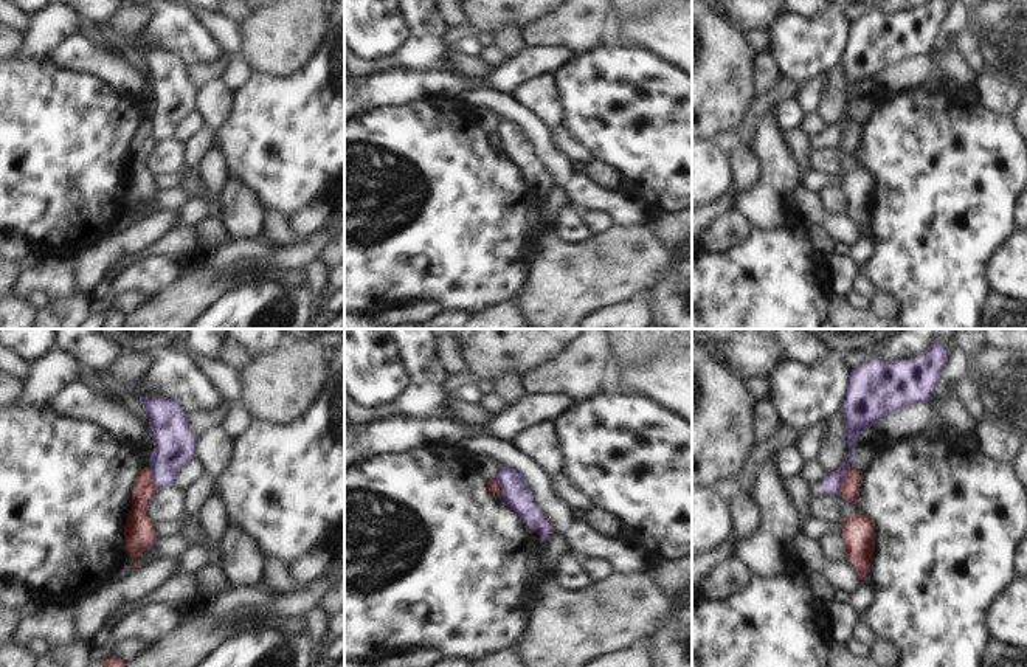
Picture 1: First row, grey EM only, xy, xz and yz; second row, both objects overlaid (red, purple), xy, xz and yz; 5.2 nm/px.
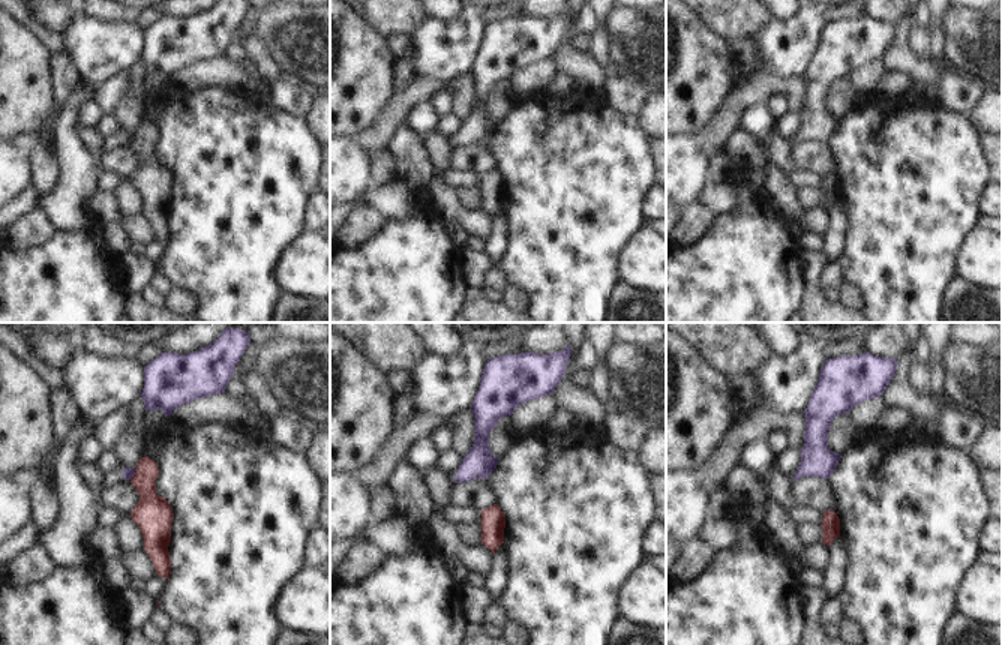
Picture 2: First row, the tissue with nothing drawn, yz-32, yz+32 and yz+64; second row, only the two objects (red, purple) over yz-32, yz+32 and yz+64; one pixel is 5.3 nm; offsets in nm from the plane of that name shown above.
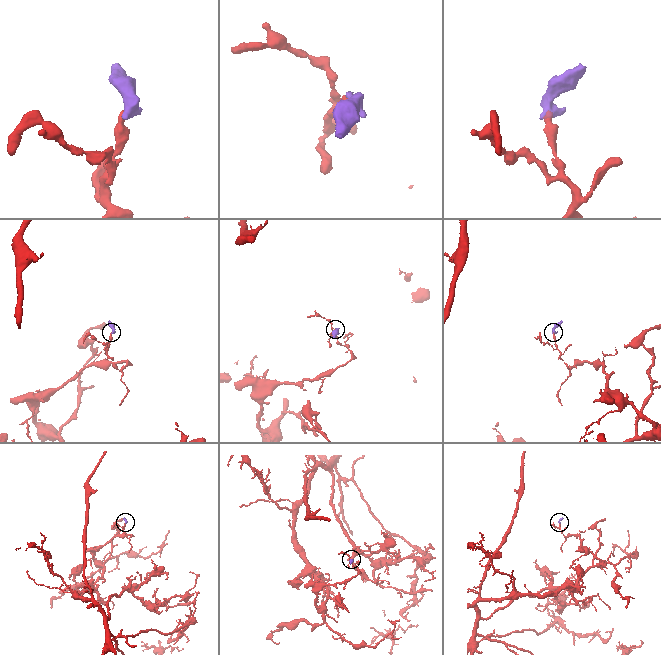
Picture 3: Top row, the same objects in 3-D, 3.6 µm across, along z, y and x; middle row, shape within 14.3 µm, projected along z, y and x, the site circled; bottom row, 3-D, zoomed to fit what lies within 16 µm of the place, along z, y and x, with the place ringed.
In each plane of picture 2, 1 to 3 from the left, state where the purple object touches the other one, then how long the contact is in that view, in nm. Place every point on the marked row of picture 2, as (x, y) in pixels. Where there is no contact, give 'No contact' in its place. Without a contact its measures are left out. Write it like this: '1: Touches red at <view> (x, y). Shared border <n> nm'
1: Touches red at yz-32 (135, 473). Shared border 80 nm
2: No contact
3: No contact

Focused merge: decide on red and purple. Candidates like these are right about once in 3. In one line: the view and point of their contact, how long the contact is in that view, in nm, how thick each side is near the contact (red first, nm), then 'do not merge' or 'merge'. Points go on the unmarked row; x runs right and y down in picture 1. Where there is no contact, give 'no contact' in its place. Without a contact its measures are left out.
contact yz (844, 131); length 170 nm; calibres 100 and 100 nm; do not merge

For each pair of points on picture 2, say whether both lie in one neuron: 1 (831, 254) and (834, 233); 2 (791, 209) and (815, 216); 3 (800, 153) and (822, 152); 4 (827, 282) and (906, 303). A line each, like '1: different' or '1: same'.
1: same
2: same
3: same
4: different

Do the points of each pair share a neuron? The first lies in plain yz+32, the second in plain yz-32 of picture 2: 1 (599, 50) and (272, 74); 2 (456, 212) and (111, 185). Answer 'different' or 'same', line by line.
1: same
2: different

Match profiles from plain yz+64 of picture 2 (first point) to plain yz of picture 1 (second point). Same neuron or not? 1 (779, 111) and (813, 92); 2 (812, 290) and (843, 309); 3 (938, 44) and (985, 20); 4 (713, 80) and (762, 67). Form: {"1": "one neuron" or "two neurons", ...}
{"1": "one neuron", "2": "one neuron", "3": "two neurons", "4": "two neurons"}

